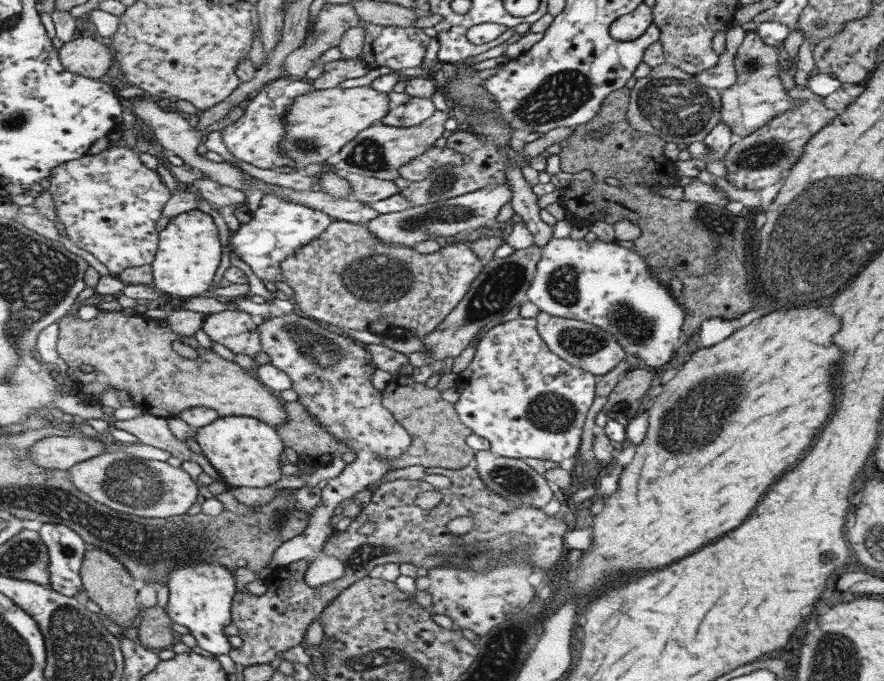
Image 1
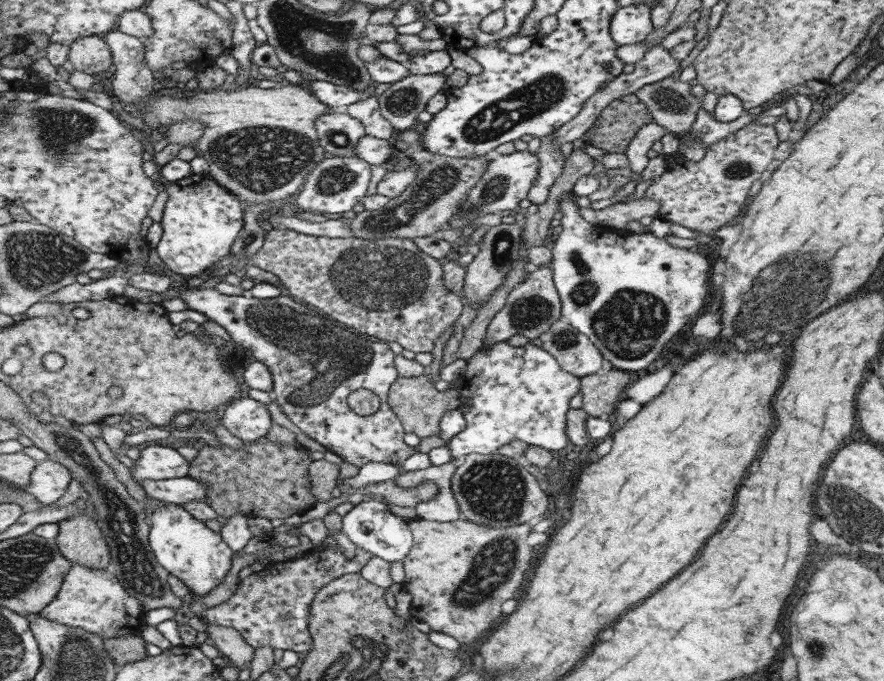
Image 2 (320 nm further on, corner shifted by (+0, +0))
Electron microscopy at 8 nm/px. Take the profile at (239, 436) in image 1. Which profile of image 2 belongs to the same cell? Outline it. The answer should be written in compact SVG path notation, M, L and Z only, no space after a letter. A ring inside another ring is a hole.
M241 397L230 403L224 412L222 424L243 442L254 442L265 436L268 434L267 428L272 426L265 406L250 397Z

